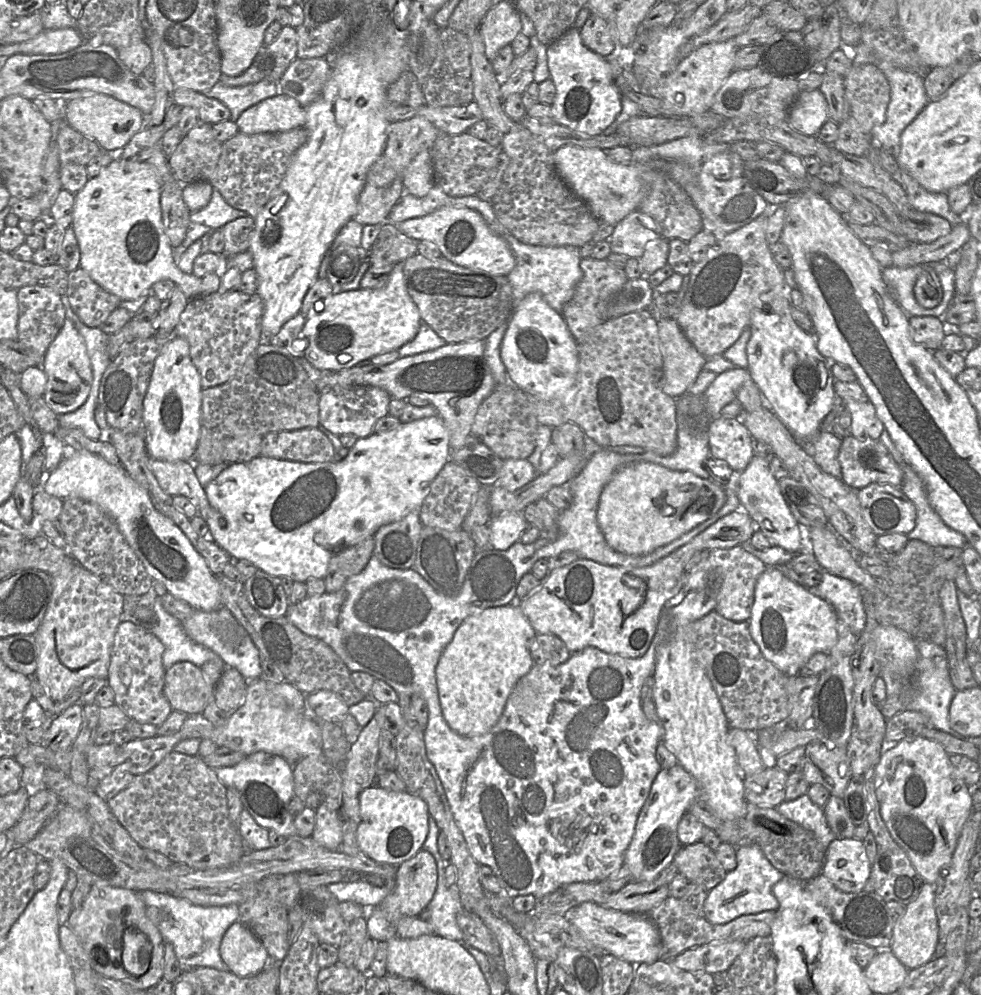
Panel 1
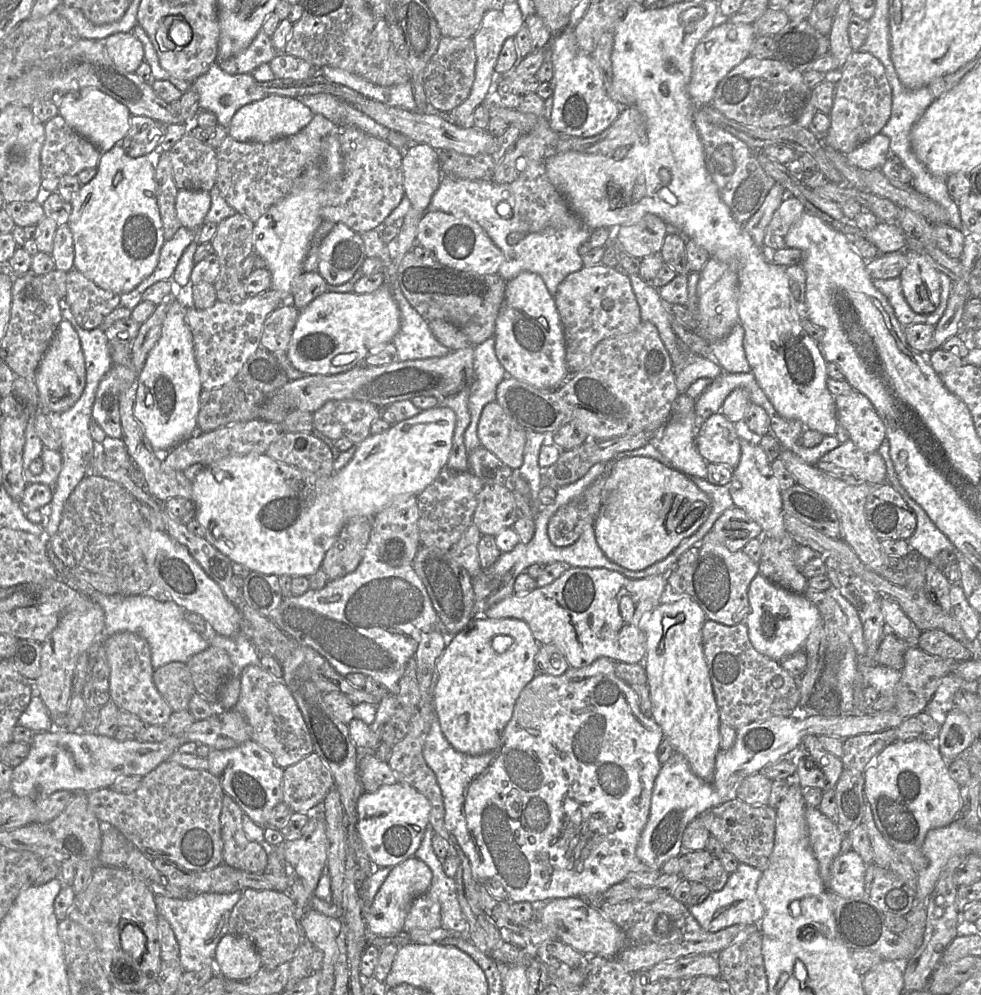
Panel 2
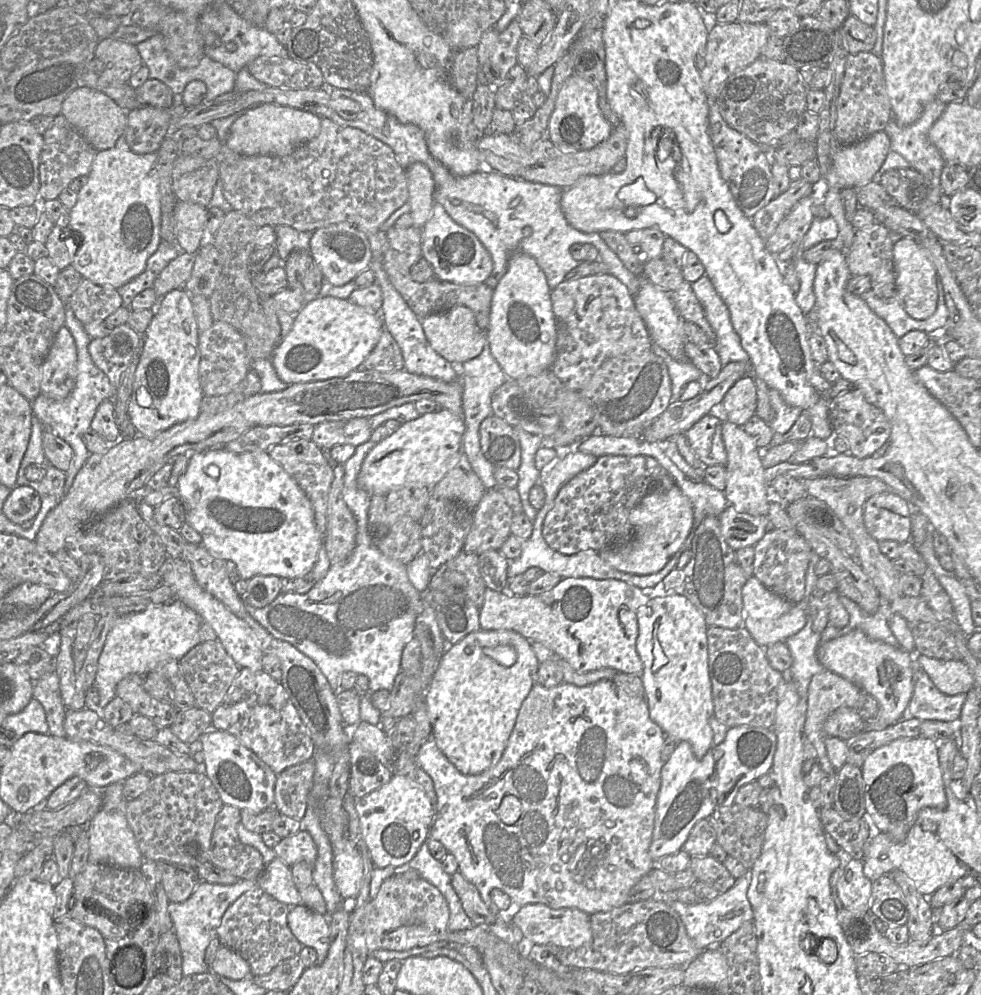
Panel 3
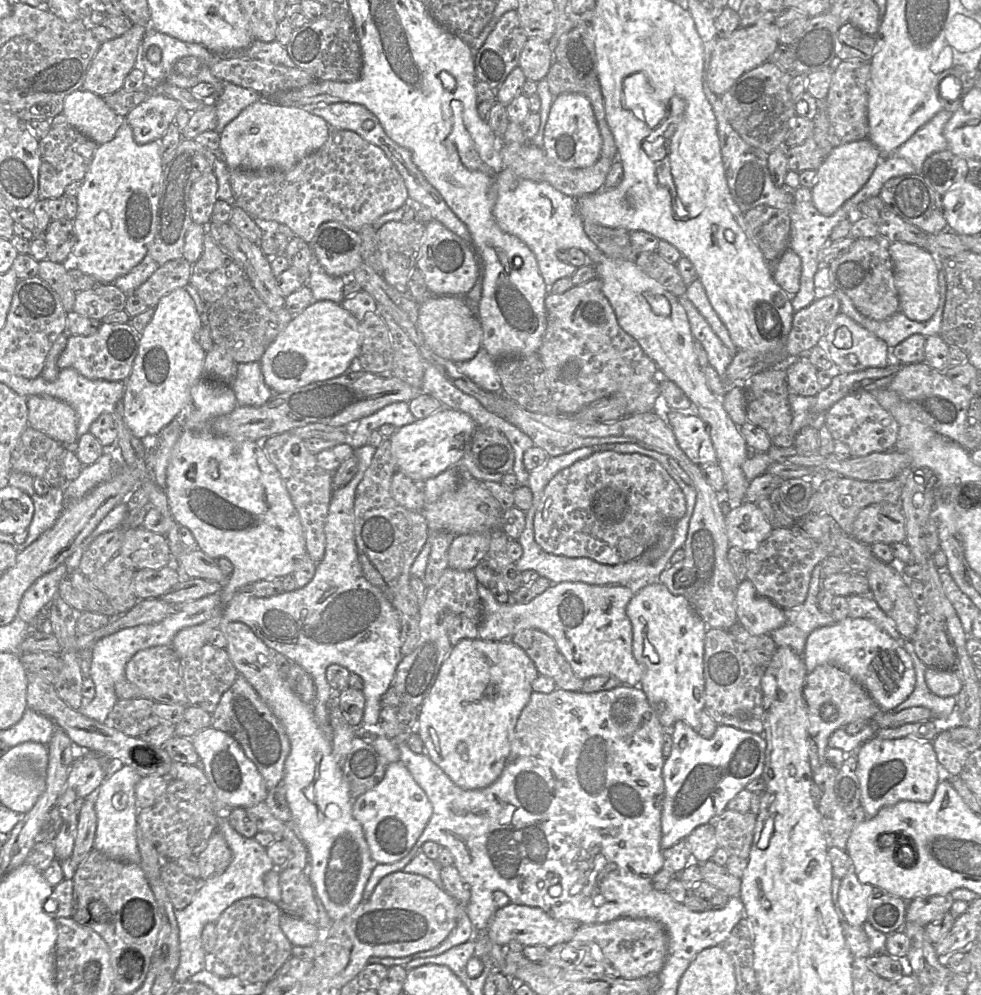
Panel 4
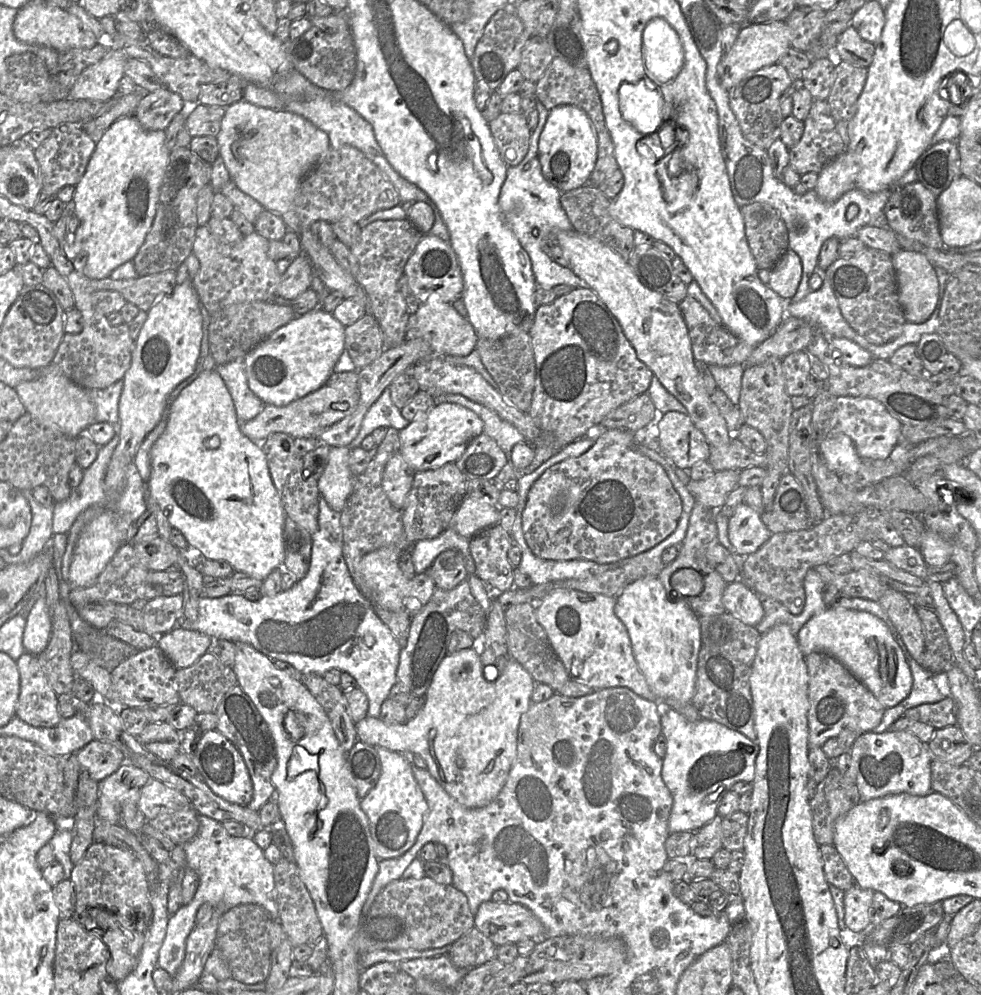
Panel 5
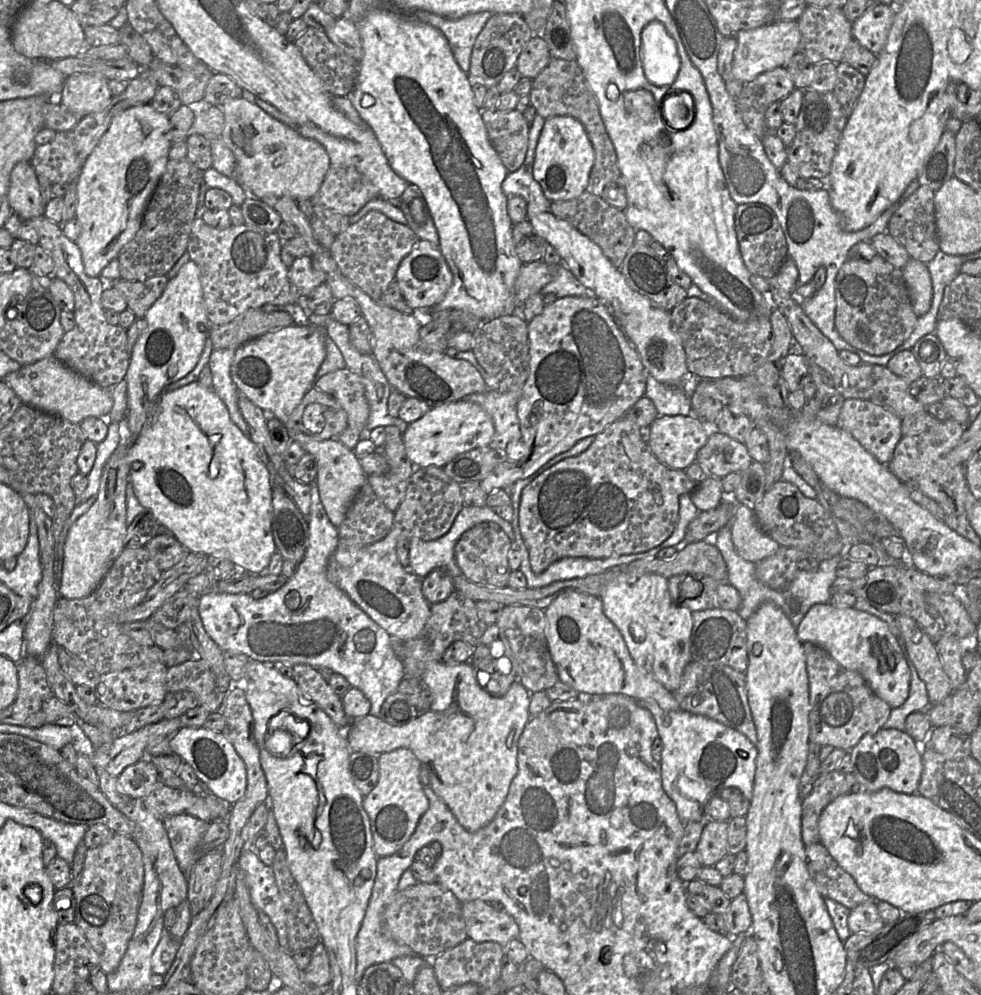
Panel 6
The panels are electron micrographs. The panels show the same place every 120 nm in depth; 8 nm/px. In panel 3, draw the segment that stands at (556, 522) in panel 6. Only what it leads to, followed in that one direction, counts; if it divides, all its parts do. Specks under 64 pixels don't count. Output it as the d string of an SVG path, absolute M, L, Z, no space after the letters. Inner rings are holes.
M604 455L596 462L567 482L558 492L553 508L547 513L542 534L547 544L564 555L573 555L580 551L592 549L597 552L626 543L633 536L630 522L631 511L650 491L667 490L675 484L670 474L650 456Z

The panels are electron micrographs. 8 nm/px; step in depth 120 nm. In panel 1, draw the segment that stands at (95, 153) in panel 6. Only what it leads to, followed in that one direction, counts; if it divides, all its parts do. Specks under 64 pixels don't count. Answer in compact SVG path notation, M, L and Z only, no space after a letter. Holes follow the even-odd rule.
M113 156L113 160L95 178L88 178L84 187L74 194L71 227L75 233L82 268L92 280L121 301L133 300L143 293L152 293L152 286L163 279L172 280L190 301L203 296L202 279L181 271L174 259L174 248L164 232L160 196L162 179L148 161L135 162Z

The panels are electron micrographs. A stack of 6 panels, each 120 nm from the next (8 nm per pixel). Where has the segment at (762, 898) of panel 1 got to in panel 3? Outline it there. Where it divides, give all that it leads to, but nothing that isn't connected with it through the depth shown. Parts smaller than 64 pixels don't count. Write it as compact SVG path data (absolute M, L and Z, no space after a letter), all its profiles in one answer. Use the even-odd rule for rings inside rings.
M748 870L736 880L732 888L707 903L685 904L675 899L675 892L662 892L658 893L658 896L659 899L670 903L673 909L679 914L688 936L699 949L719 948L719 944L738 930L743 923L748 921L753 922L754 912L747 897L751 879L751 872Z

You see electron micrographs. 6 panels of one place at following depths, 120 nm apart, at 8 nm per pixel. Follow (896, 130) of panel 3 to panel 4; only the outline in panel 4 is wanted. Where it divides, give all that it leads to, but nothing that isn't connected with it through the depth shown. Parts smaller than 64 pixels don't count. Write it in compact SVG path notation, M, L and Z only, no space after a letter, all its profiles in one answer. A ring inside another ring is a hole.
M942 109L893 154L909 161L915 168L915 174L921 174L923 163L930 155L948 149L944 128L951 117L951 112Z

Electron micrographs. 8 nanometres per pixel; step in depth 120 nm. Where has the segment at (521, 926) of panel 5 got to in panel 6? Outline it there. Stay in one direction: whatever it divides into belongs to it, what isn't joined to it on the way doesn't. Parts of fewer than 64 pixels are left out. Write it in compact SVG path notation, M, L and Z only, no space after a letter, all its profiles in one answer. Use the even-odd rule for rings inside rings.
M483 900L461 902L467 938L475 942L493 941L501 946L518 939L519 926L507 911L497 911Z

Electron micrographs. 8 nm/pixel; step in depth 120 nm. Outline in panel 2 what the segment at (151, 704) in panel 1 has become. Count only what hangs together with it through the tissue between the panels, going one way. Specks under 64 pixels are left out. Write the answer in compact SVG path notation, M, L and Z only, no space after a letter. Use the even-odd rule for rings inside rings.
M122 631L106 637L105 652L110 666L109 694L115 705L135 714L147 726L165 726L173 711L153 682L154 668L148 642L137 634Z

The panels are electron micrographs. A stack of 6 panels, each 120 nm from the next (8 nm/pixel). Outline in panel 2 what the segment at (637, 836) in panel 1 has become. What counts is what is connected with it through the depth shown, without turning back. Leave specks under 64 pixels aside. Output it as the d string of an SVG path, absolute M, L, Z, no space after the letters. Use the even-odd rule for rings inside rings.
M897 710L879 713L839 715L825 717L811 715L803 720L771 718L736 729L736 741L728 750L720 750L716 756L715 773L711 783L697 777L691 770L686 758L674 753L662 765L654 782L650 811L641 831L636 848L640 862L652 869L660 870L665 862L679 857L683 851L682 836L687 825L706 810L736 798L740 783L750 775L774 764L783 757L796 752L804 738L809 735L835 736L842 740L859 734L875 733L888 728L897 728L905 719Z

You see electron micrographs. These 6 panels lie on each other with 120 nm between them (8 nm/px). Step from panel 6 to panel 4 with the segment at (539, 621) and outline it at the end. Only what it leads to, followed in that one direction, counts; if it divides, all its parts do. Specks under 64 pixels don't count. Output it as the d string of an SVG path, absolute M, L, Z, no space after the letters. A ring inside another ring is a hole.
M525 629L514 634L510 640L526 652L539 675L554 680L557 689L581 692L584 680L576 676L549 635L537 629Z

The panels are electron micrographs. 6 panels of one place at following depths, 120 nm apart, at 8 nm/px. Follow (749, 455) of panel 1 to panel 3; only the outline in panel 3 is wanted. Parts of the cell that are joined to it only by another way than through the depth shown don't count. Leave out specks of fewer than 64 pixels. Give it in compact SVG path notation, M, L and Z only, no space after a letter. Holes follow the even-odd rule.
M707 414L684 433L701 466L725 466L727 462L722 440L722 422L720 417Z

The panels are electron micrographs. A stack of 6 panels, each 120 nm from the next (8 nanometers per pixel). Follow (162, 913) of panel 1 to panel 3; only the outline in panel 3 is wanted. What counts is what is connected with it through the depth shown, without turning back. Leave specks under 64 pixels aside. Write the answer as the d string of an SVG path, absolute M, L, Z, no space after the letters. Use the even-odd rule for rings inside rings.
M239 879L234 884L218 884L200 881L191 896L184 902L169 902L168 912L173 922L182 954L184 976L200 974L210 970L205 962L205 952L209 942L218 938L217 930L228 907L242 894L258 887L256 880Z

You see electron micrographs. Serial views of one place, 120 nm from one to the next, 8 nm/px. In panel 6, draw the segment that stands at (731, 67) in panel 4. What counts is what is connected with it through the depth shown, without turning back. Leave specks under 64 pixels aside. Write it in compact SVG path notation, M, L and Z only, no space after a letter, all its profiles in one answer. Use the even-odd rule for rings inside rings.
M774 20L758 28L738 32L736 40L732 73L739 81L748 83L761 73L777 67L785 67L798 51L801 33L795 20Z

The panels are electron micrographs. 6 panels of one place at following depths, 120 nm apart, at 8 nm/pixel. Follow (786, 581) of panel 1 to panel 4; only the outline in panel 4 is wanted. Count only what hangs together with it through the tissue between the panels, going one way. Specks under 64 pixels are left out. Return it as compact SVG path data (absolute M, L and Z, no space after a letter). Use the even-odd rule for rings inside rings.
M748 579L739 583L735 600L738 623L752 635L769 635L786 622L784 609L760 596Z

